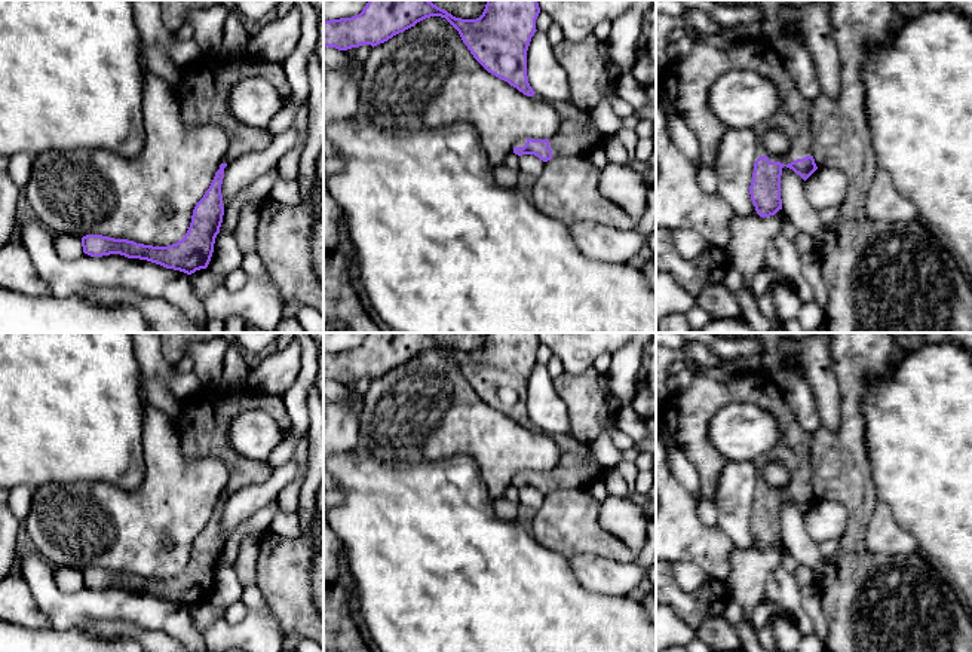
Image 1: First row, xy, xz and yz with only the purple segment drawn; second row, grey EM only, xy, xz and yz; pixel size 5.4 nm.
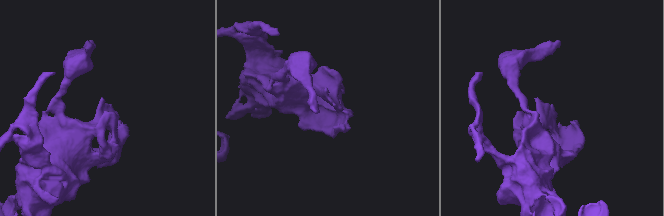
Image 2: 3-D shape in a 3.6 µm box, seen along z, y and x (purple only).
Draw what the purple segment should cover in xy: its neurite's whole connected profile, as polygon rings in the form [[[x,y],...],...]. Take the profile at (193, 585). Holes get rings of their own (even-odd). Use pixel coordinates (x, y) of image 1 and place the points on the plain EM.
[[[202,386],[197,394],[185,400],[183,413],[175,420],[181,437],[181,449],[187,457],[215,457],[229,469],[229,481],[220,502],[203,530],[196,536],[184,570],[168,579],[153,579],[128,572],[86,567],[82,570],[85,587],[91,590],[120,587],[187,607],[208,600],[224,548],[221,527],[224,501],[242,487],[267,481],[273,472],[267,460],[246,459],[229,443],[230,423],[239,413],[246,410],[266,411],[285,434],[292,426],[282,395],[261,394],[251,389],[226,394],[217,386]]]

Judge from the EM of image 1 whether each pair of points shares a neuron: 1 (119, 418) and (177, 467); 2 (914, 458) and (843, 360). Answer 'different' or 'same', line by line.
1: different
2: different

